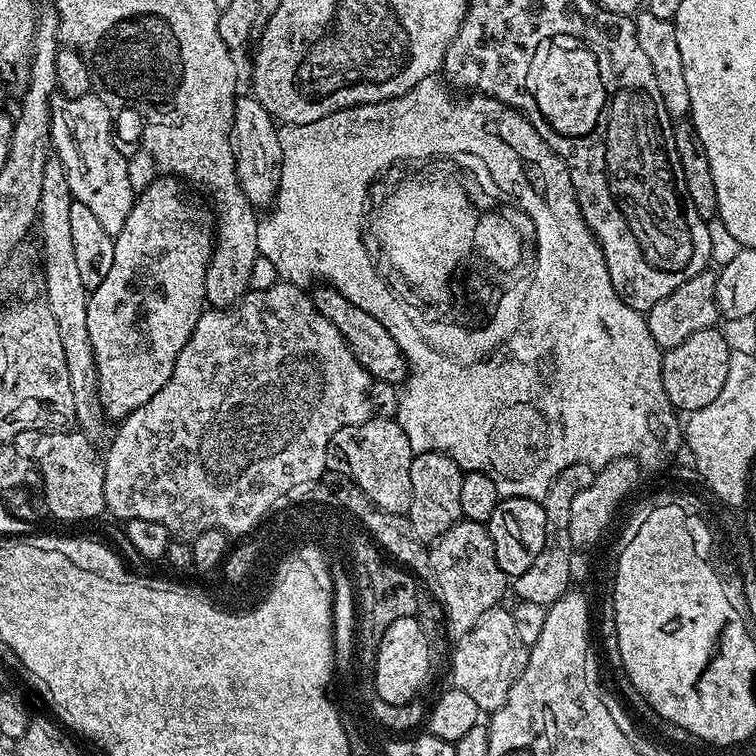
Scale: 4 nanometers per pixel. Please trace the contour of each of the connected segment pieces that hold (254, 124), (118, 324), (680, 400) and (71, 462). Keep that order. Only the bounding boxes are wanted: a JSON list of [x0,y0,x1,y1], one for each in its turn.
[[232,94,284,209],[86,175,212,422],[660,327,733,414],[14,430,105,520]]

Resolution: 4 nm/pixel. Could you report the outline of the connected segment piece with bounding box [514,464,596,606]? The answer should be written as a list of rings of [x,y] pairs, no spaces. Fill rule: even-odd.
[[[575,464],[566,466],[558,478],[550,486],[550,490],[543,498],[543,506],[546,510],[546,542],[542,546],[542,554],[534,558],[534,566],[526,570],[526,574],[515,577],[514,592],[516,588],[517,601],[525,600],[526,602],[536,602],[542,605],[549,605],[558,598],[564,596],[569,591],[572,580],[570,578],[570,556],[574,551],[574,545],[570,538],[570,502],[590,482],[594,482],[596,472],[590,464]]]

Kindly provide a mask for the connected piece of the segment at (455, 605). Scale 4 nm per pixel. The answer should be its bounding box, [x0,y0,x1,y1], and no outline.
[428,519,510,641]

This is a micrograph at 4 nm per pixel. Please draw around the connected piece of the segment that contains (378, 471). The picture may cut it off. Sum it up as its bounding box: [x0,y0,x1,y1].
[326,418,414,516]

